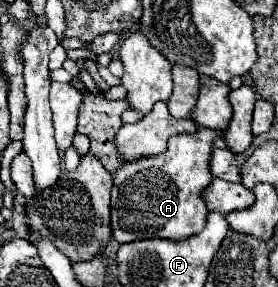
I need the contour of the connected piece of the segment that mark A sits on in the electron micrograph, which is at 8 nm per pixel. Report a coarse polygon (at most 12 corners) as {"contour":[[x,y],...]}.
{"contour":[[225,130],[169,138],[113,174],[119,244],[199,234]]}

